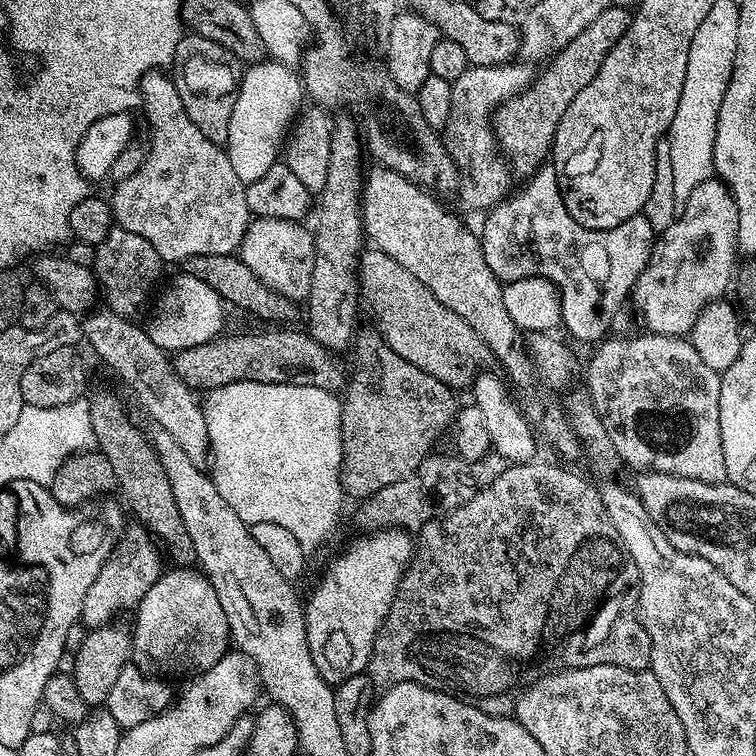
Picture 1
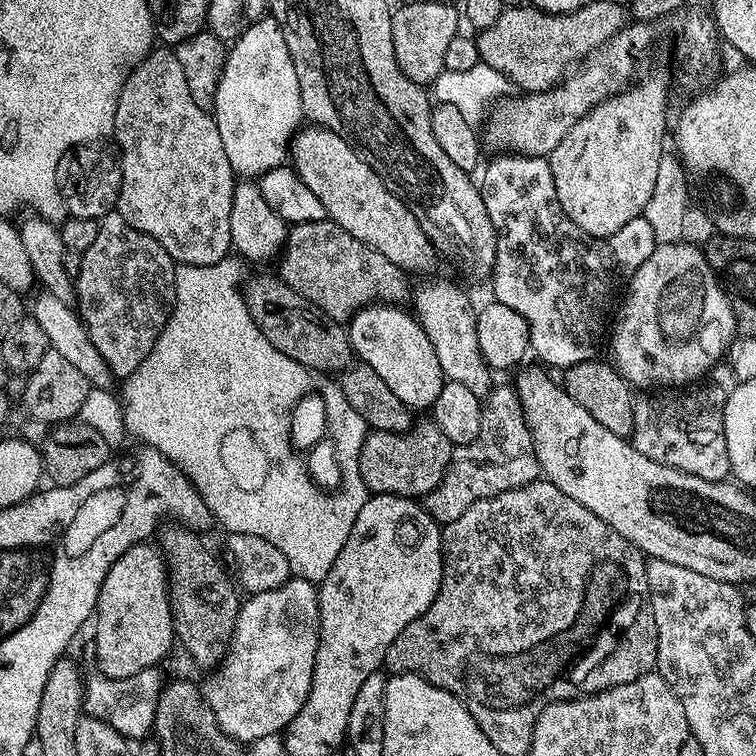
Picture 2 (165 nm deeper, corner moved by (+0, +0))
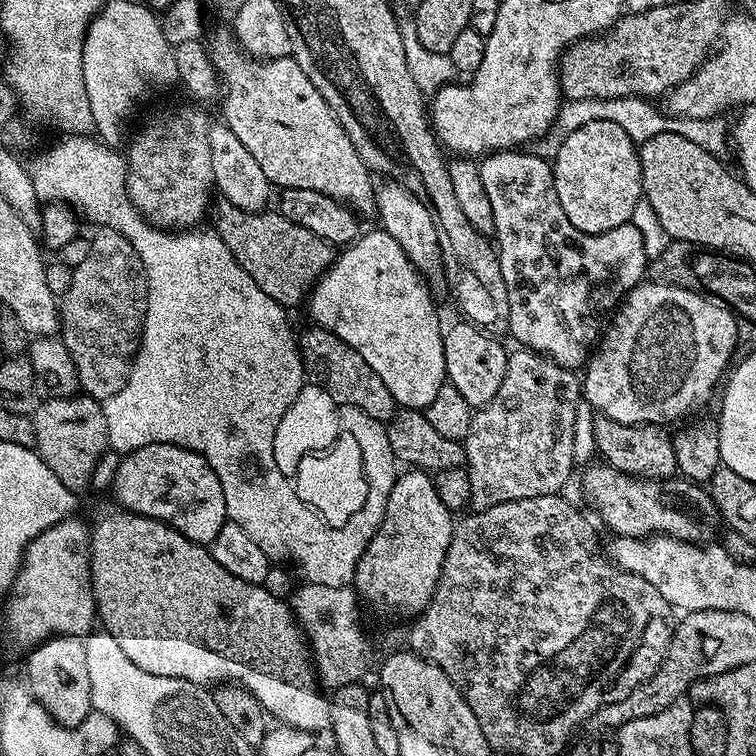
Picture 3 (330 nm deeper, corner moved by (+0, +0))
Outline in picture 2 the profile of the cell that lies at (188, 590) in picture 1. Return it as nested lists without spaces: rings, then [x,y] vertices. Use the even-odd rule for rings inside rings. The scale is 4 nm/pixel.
[[[159,667],[147,668],[121,680],[109,680],[99,674],[93,674],[92,677],[89,675],[84,689],[83,711],[106,724],[112,720],[112,716],[116,716],[116,725],[112,728],[118,730],[118,734],[122,734],[129,742],[142,739],[147,732],[149,735],[153,731],[156,723],[156,702],[166,687],[166,679],[164,680],[160,671]]]

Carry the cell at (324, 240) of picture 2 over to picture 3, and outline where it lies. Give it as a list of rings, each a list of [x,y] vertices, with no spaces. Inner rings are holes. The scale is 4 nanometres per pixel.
[[[223,198],[215,201],[214,212],[215,208],[214,231],[222,238],[222,242],[226,242],[226,250],[230,250],[230,254],[234,254],[238,266],[242,266],[242,270],[246,270],[246,274],[250,274],[250,278],[254,278],[254,282],[258,282],[258,286],[262,286],[265,294],[270,294],[270,298],[274,298],[274,302],[285,306],[303,305],[316,281],[332,265],[333,245],[329,244],[327,240],[318,238],[318,234],[310,234],[310,230],[305,230],[302,226],[294,226],[294,222],[290,222],[290,218],[286,218],[278,210],[247,212],[238,210],[238,206],[234,206]]]

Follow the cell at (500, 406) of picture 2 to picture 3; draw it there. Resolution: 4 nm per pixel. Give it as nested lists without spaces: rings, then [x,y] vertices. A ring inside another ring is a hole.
[[[516,351],[520,352],[508,352],[508,369],[498,394],[489,404],[473,411],[470,430],[462,441],[472,487],[471,507],[476,510],[522,498],[557,495],[572,476],[581,377],[540,352]]]

